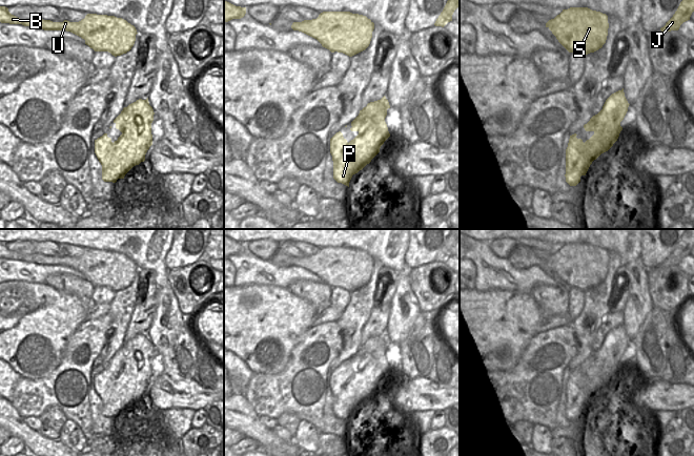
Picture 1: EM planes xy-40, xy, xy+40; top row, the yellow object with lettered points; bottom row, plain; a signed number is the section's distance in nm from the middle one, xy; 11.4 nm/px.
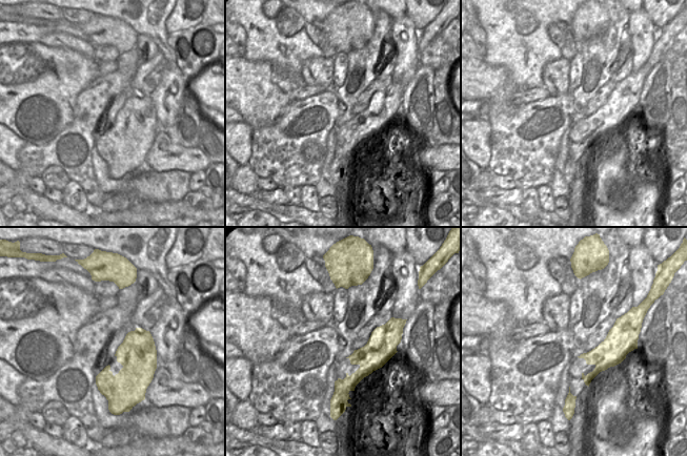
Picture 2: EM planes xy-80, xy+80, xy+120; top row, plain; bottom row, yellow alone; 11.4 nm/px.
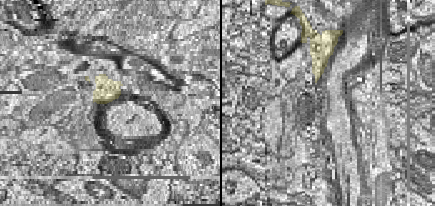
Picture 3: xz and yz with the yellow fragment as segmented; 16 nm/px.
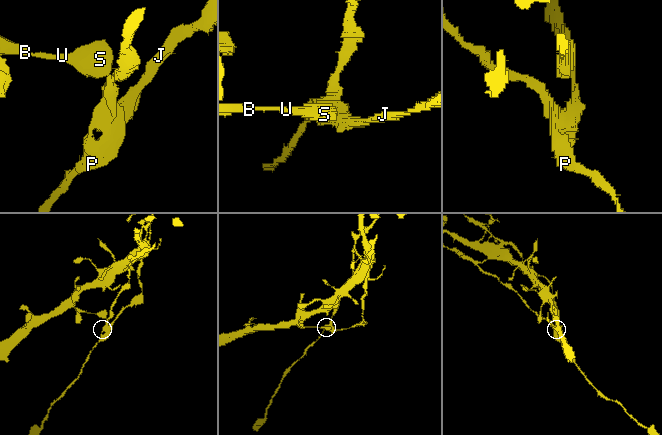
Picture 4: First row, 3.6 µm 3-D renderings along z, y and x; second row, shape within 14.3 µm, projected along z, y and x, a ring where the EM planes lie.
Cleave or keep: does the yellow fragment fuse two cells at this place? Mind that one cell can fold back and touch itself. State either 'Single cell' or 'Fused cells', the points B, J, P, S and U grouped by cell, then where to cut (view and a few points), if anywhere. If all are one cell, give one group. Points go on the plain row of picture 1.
Fused cells. Groups: B P S U / J. Split along xy (366, 355), (360, 355), (352, 361)

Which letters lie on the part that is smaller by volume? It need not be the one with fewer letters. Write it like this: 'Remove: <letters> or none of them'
Remove: J

